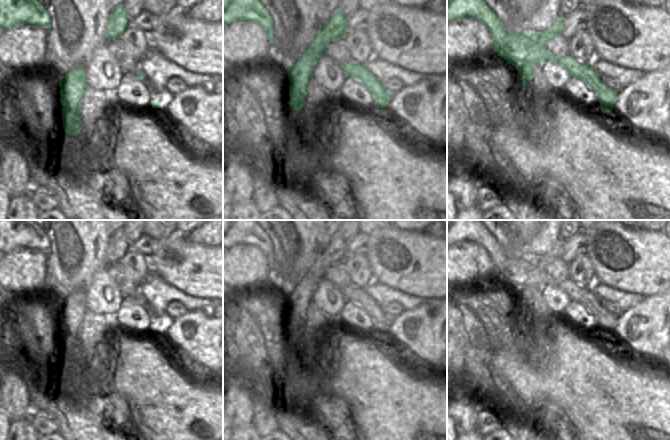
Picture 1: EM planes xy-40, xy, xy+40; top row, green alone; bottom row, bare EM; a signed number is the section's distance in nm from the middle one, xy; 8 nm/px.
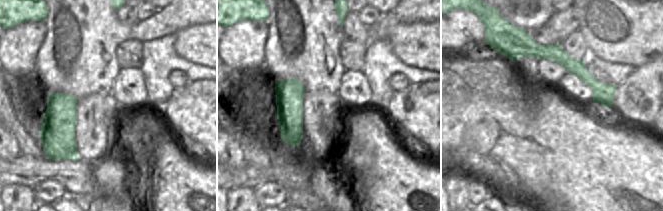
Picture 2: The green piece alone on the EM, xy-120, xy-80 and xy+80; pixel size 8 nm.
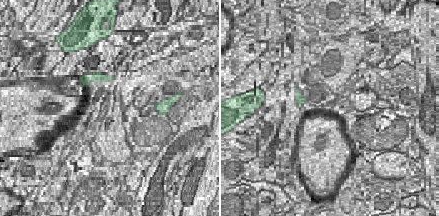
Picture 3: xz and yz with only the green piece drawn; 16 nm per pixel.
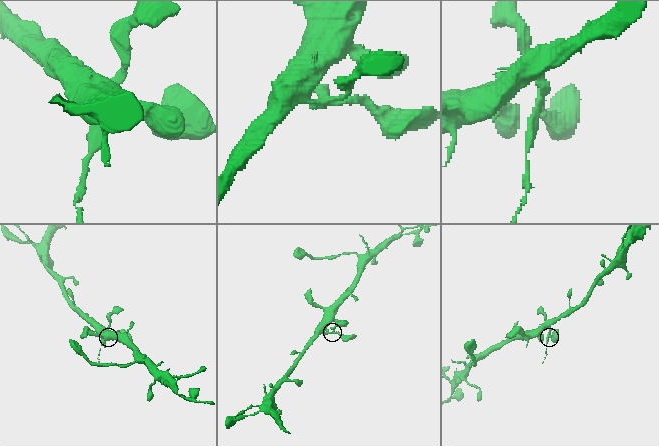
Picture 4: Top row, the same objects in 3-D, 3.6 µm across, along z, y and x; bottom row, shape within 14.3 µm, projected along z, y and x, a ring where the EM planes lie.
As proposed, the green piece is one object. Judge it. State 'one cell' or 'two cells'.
two cells

